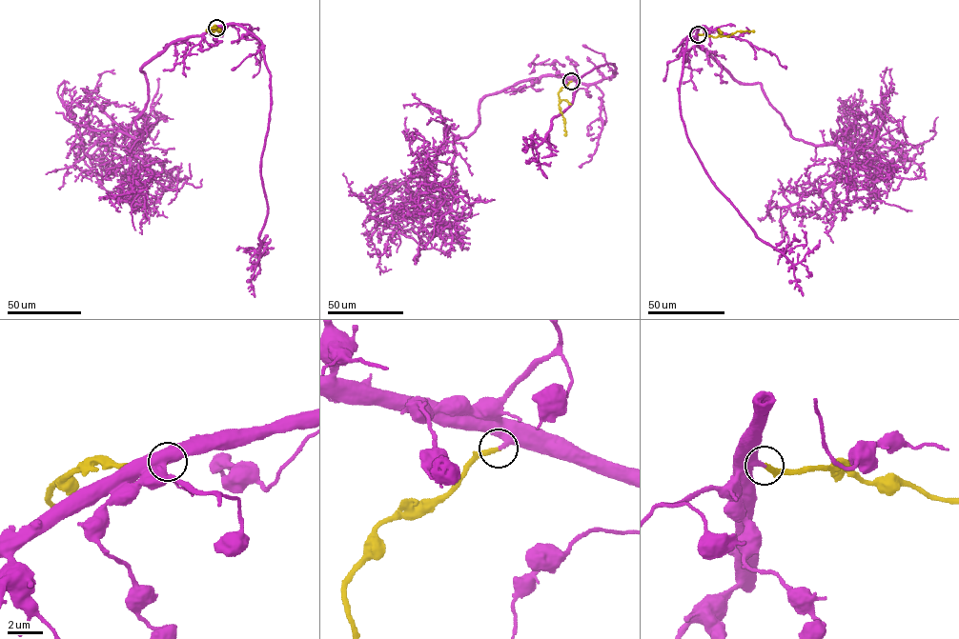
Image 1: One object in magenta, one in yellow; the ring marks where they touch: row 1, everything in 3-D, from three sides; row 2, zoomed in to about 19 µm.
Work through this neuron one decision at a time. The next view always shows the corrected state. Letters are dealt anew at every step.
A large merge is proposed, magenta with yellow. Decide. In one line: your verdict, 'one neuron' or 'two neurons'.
one neuron

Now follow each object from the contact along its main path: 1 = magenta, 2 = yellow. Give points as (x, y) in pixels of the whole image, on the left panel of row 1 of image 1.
1: (216, 28), (146, 62), (149, 100), (135, 120), (144, 140), (74, 122), (71, 108), (114, 73)
2: (216, 28), (206, 30), (221, 33)

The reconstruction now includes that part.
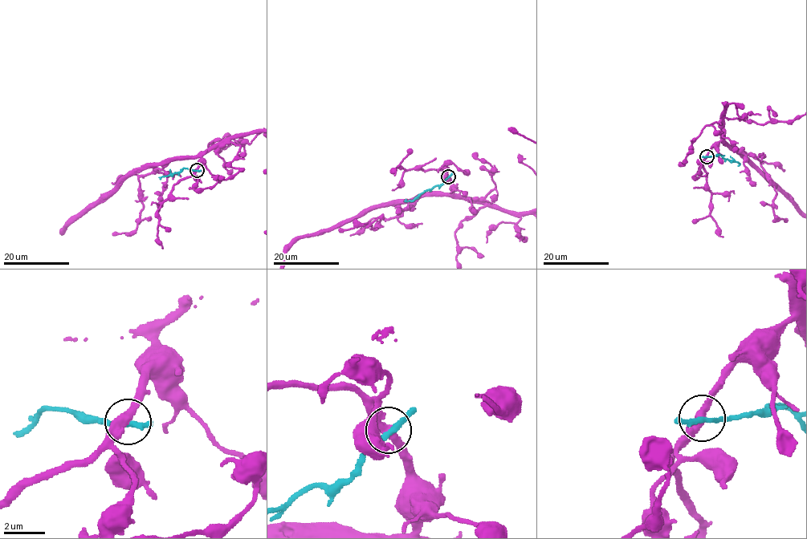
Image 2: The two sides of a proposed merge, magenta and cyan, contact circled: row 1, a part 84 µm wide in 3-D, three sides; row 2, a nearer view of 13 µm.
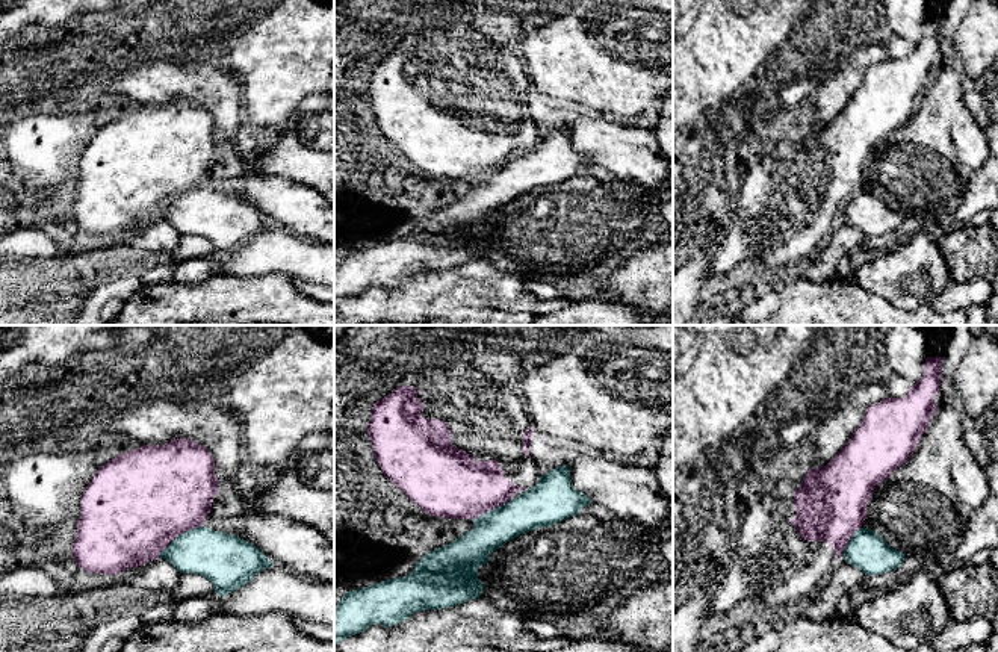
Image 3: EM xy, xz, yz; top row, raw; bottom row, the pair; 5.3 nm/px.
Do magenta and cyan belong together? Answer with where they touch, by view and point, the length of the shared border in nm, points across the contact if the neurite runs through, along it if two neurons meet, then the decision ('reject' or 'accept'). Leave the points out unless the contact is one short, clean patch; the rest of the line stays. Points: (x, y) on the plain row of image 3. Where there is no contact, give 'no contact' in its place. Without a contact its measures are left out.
meets magenta in xy at (179, 195); contact 300 nm long; border along xy (203, 186), (180, 194), (159, 218); reject

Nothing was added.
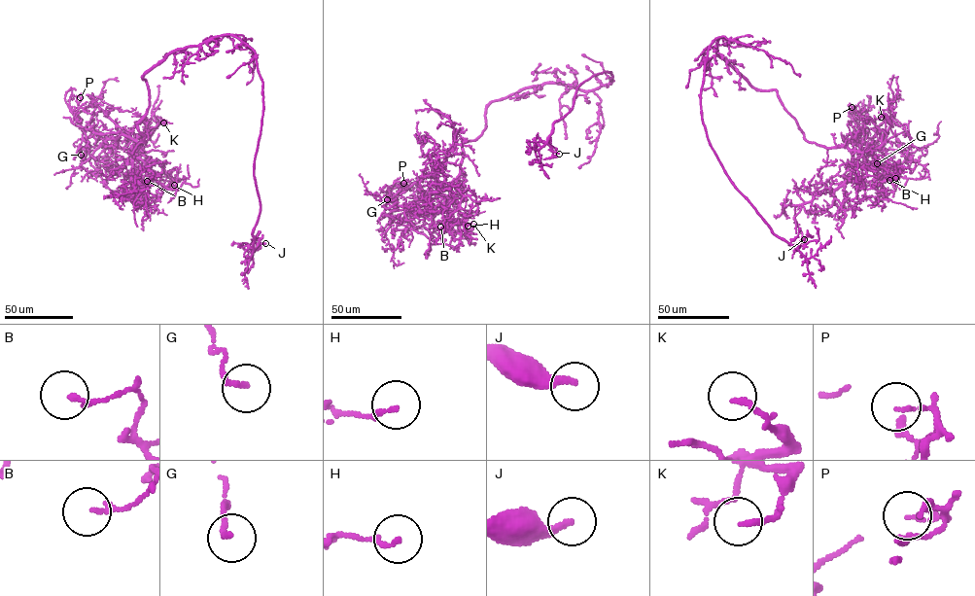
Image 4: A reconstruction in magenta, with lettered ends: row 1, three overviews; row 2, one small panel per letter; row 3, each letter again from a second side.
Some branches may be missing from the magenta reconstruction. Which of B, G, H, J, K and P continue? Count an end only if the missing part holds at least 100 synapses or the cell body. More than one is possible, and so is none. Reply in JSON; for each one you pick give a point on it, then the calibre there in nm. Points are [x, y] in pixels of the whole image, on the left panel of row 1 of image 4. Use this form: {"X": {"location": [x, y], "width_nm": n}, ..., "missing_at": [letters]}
{"missing_at": []}

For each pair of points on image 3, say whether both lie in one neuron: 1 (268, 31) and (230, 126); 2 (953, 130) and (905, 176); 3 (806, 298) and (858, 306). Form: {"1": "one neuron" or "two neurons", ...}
{"1": "two neurons", "2": "one neuron", "3": "one neuron"}

